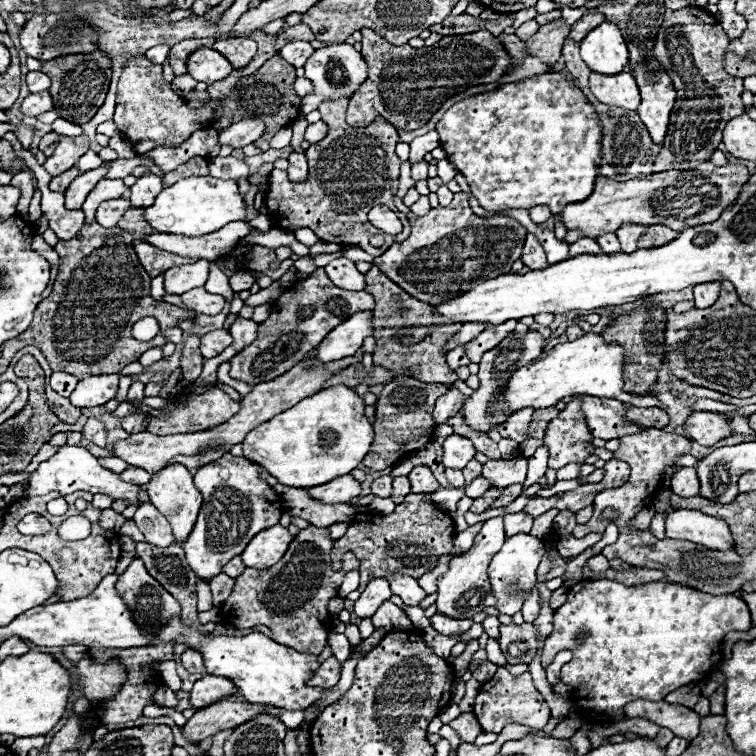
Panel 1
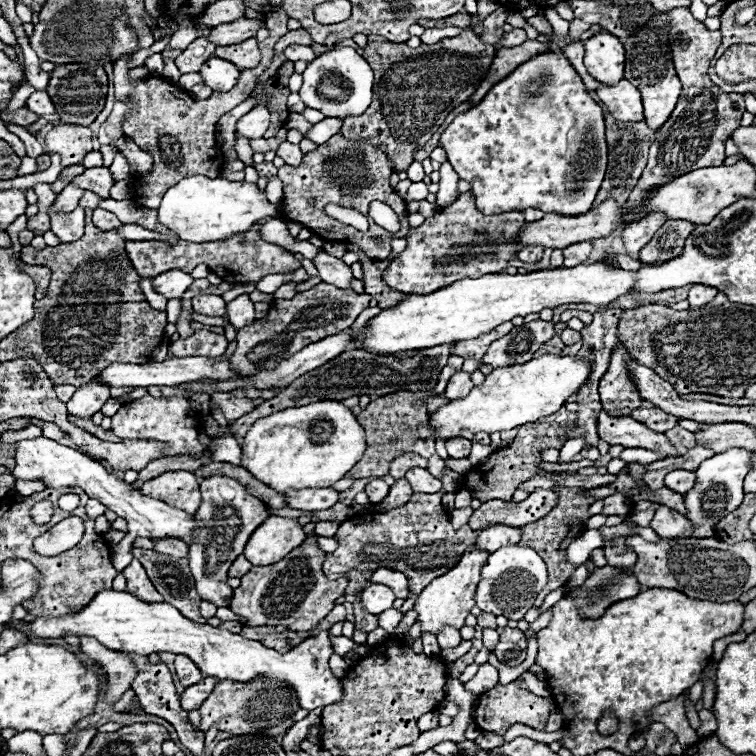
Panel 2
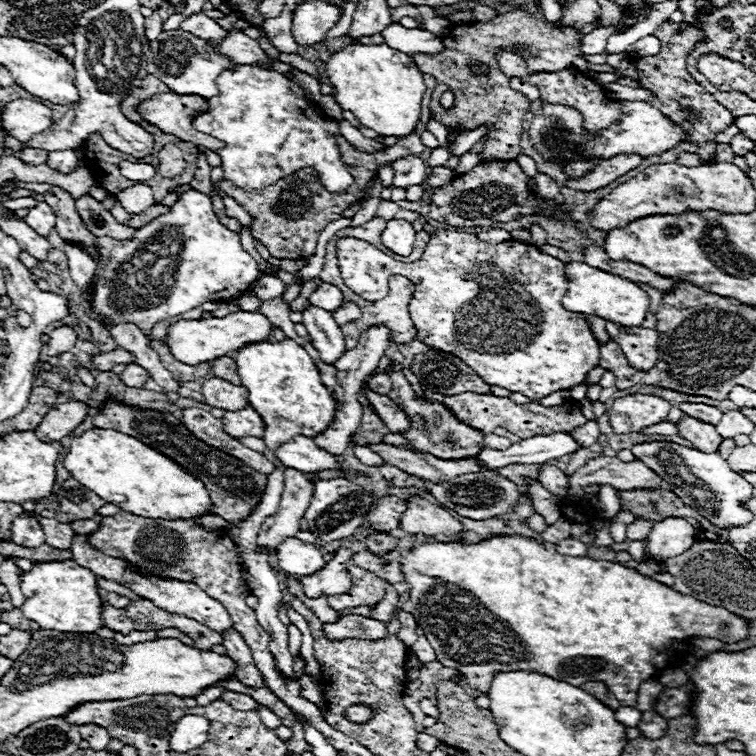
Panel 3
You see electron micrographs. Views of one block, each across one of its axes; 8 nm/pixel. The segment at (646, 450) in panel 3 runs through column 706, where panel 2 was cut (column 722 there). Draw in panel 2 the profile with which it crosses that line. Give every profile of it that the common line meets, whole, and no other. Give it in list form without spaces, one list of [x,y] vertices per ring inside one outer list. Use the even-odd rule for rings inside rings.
[[[730,448],[722,454],[714,454],[712,458],[704,460],[700,464],[700,468],[696,470],[696,484],[692,488],[692,492],[686,492],[684,494],[684,504],[686,504],[686,516],[688,520],[692,520],[694,528],[692,530],[692,538],[710,538],[714,536],[714,530],[716,530],[716,524],[728,516],[728,512],[734,512],[740,504],[742,504],[742,498],[744,498],[744,490],[742,490],[742,484],[744,484],[744,476],[748,474],[750,462],[752,458],[752,452],[746,452],[746,450],[740,450],[740,448]]]

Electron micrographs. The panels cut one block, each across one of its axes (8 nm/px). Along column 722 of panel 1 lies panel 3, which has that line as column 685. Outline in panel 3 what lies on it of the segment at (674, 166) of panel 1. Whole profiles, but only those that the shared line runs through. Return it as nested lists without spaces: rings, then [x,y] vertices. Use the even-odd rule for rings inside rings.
[[[664,22],[656,30],[656,38],[660,38],[660,42],[662,42],[662,52],[656,56],[634,60],[636,70],[642,74],[638,84],[646,90],[652,90],[656,94],[656,100],[652,102],[652,106],[658,108],[662,114],[666,114],[670,120],[682,124],[682,128],[690,136],[690,142],[700,146],[700,152],[698,152],[700,160],[714,162],[714,150],[716,150],[714,138],[724,128],[732,126],[734,118],[724,106],[720,106],[714,100],[712,94],[704,92],[704,88],[700,84],[696,84],[696,80],[686,72],[686,54],[688,54],[688,50],[694,48],[696,42],[702,40],[702,32],[694,26],[690,26],[678,34],[678,24]]]

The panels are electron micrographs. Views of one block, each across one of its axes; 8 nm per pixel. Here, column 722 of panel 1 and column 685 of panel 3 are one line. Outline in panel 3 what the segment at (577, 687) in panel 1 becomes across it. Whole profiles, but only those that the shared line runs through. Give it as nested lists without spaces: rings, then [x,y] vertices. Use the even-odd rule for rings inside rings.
[[[502,534],[502,536],[490,536],[488,540],[482,540],[478,544],[466,544],[466,542],[426,542],[420,544],[416,548],[404,550],[400,556],[400,564],[402,564],[402,572],[404,572],[404,580],[406,584],[410,584],[410,612],[416,618],[418,628],[422,630],[420,634],[424,634],[432,648],[436,650],[436,658],[440,664],[456,668],[460,674],[466,676],[468,684],[478,688],[482,694],[488,692],[490,682],[494,678],[496,672],[500,670],[538,670],[554,680],[560,682],[568,682],[574,686],[582,686],[584,682],[604,682],[606,688],[620,700],[622,706],[636,706],[636,694],[638,694],[638,686],[644,680],[656,678],[658,672],[662,668],[666,668],[668,664],[672,664],[672,650],[670,650],[670,640],[684,640],[690,636],[706,636],[706,638],[716,638],[722,642],[736,642],[736,640],[744,640],[748,636],[748,628],[744,618],[736,616],[734,612],[728,612],[726,608],[720,606],[712,606],[706,602],[700,602],[688,594],[680,594],[676,590],[672,590],[666,584],[660,584],[652,578],[646,578],[642,574],[638,574],[632,568],[624,568],[618,562],[606,562],[606,560],[592,560],[588,556],[564,556],[558,554],[556,548],[546,548],[544,544],[524,538],[520,534]]]

